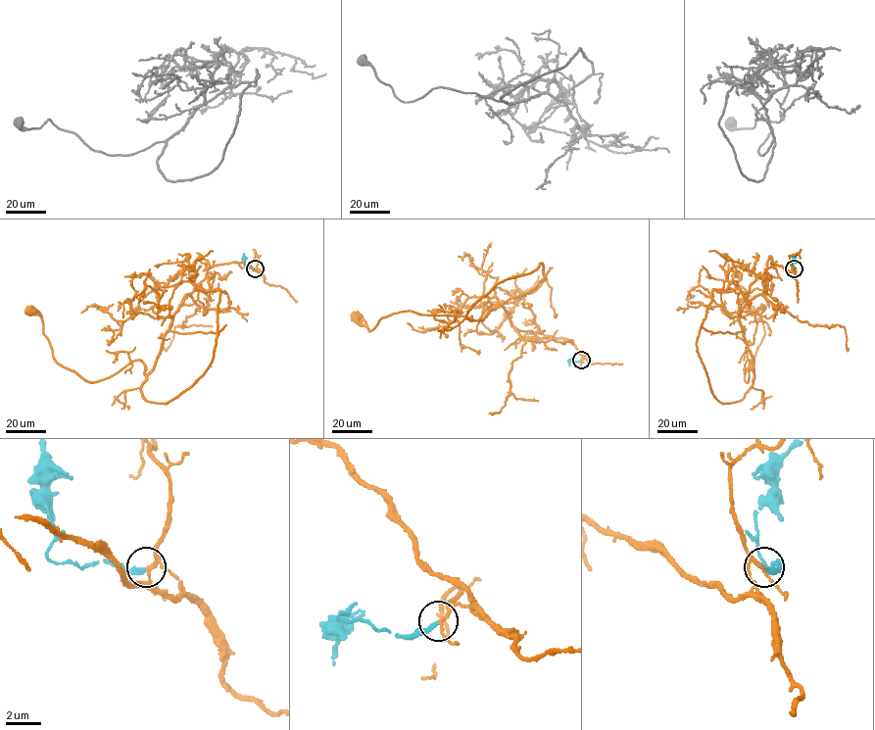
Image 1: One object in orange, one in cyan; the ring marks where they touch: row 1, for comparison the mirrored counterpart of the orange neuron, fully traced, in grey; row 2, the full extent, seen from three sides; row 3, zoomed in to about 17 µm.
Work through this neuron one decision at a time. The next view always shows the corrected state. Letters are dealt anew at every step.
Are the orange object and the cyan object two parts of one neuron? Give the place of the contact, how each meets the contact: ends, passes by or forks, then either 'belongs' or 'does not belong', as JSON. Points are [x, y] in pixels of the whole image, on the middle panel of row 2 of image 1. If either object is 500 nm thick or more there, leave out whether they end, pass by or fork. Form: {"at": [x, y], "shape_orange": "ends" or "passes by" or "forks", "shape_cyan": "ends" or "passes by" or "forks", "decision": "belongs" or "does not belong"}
{"at": [581, 360], "shape_orange": "forks", "shape_cyan": "ends", "decision": "belongs"}

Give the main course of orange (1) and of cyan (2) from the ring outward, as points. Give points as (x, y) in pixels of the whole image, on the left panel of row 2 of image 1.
1: (255, 268), (208, 269), (146, 374), (133, 360), (84, 380), (57, 362), (41, 318), (28, 310)
2: (255, 268), (244, 267), (243, 254)

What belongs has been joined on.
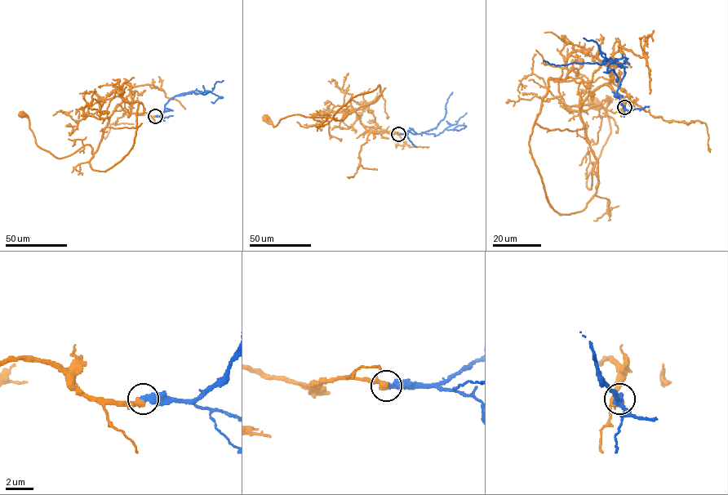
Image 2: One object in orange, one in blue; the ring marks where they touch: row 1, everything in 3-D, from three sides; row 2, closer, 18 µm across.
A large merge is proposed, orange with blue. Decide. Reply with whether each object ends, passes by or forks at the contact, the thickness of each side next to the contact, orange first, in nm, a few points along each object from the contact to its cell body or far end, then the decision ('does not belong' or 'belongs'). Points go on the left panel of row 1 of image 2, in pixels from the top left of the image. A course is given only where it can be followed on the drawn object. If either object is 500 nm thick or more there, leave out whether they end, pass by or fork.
orange ends there; blue ends there; 480 nm thick on the orange side, 420 nm on the other; orange runs (155, 116), (128, 113), (117, 104), (95, 151), (85, 144), (59, 158), (37, 146), (28, 118), (20, 113); blue runs (155, 116), (162, 113), (165, 105), (170, 99), (183, 93), (210, 91), (223, 97), (211, 102); belongs

